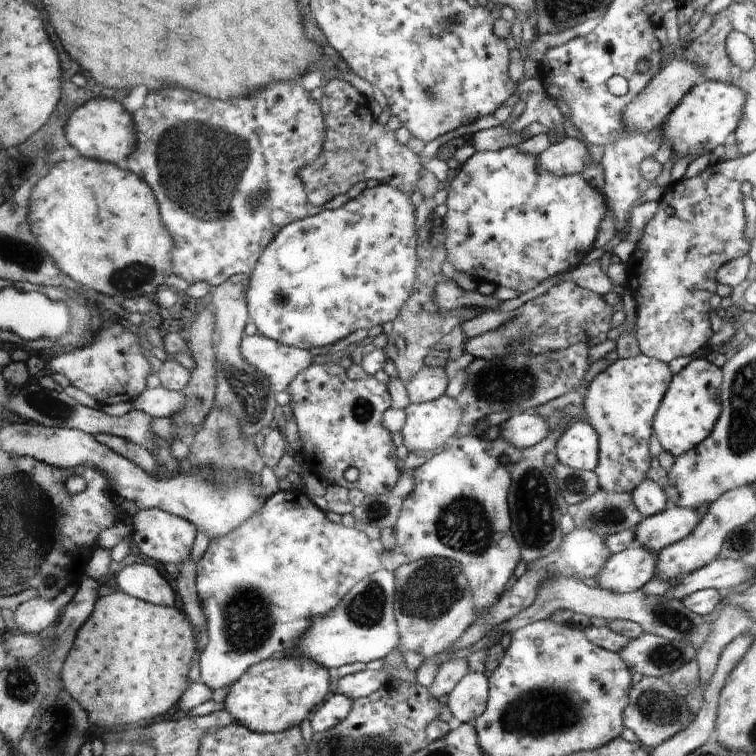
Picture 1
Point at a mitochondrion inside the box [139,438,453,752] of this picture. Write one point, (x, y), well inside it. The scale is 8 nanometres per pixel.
(249, 618)

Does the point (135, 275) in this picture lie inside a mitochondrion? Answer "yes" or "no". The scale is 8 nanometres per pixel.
yes

